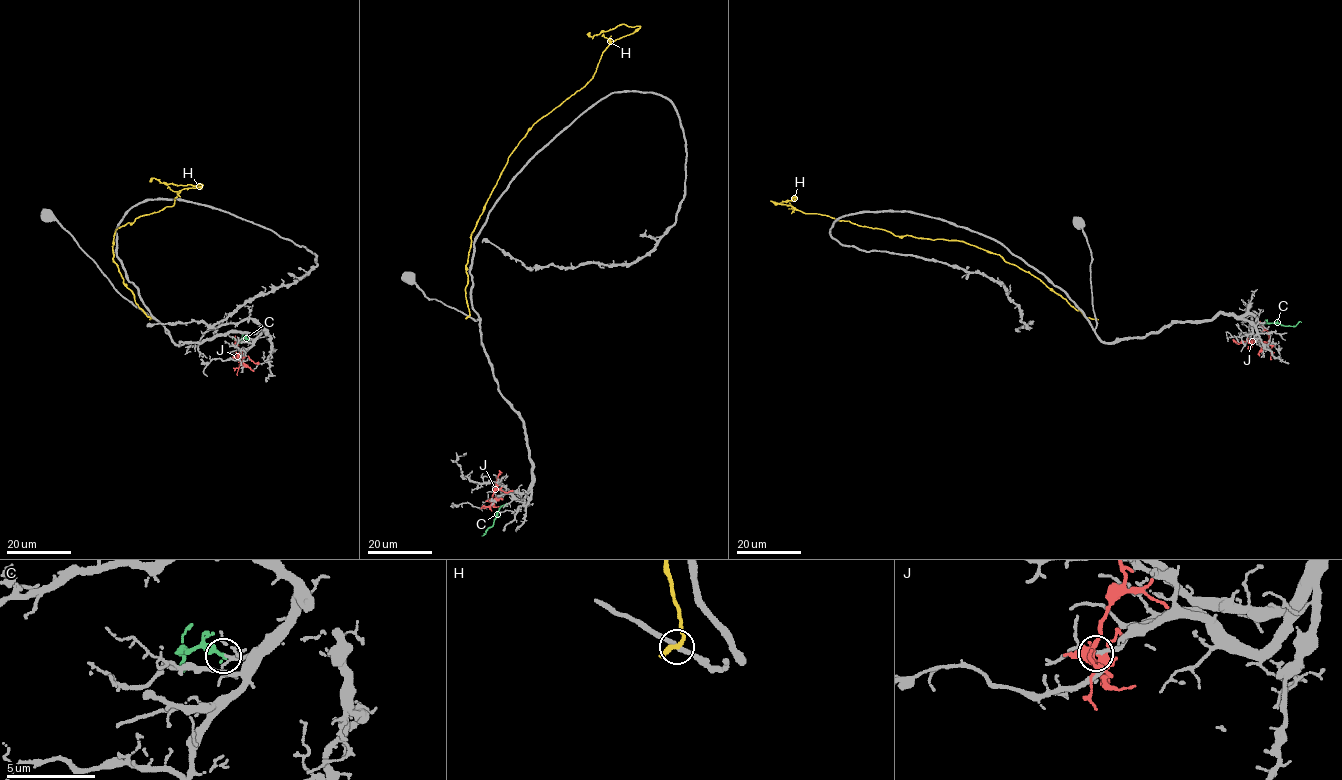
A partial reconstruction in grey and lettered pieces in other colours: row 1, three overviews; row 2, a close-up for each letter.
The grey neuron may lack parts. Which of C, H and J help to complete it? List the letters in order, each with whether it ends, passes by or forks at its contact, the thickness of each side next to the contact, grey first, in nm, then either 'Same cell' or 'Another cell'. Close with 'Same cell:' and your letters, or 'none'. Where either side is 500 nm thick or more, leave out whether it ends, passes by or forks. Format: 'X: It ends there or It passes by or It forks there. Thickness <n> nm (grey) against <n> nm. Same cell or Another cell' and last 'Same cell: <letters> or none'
C: It ends there. Thickness 110 nm (grey) against 200 nm. Same cell
H: It ends there. Thickness 300 nm (grey) against 320 nm. Another cell
J: It forks there. Thickness 200 nm (grey) against 320 nm. Another cell
Same cell: C

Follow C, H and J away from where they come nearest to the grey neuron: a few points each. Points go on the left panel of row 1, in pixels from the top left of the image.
C: (249, 339), (243, 338), (242, 342), (237, 343), (232, 339)
H: (152, 318), (138, 306), (112, 259), (115, 231), (142, 215), (173, 205), (182, 189), (202, 185), (151, 180)
J: (234, 344), (241, 353), (238, 357), (236, 355), (246, 356), (259, 363)

